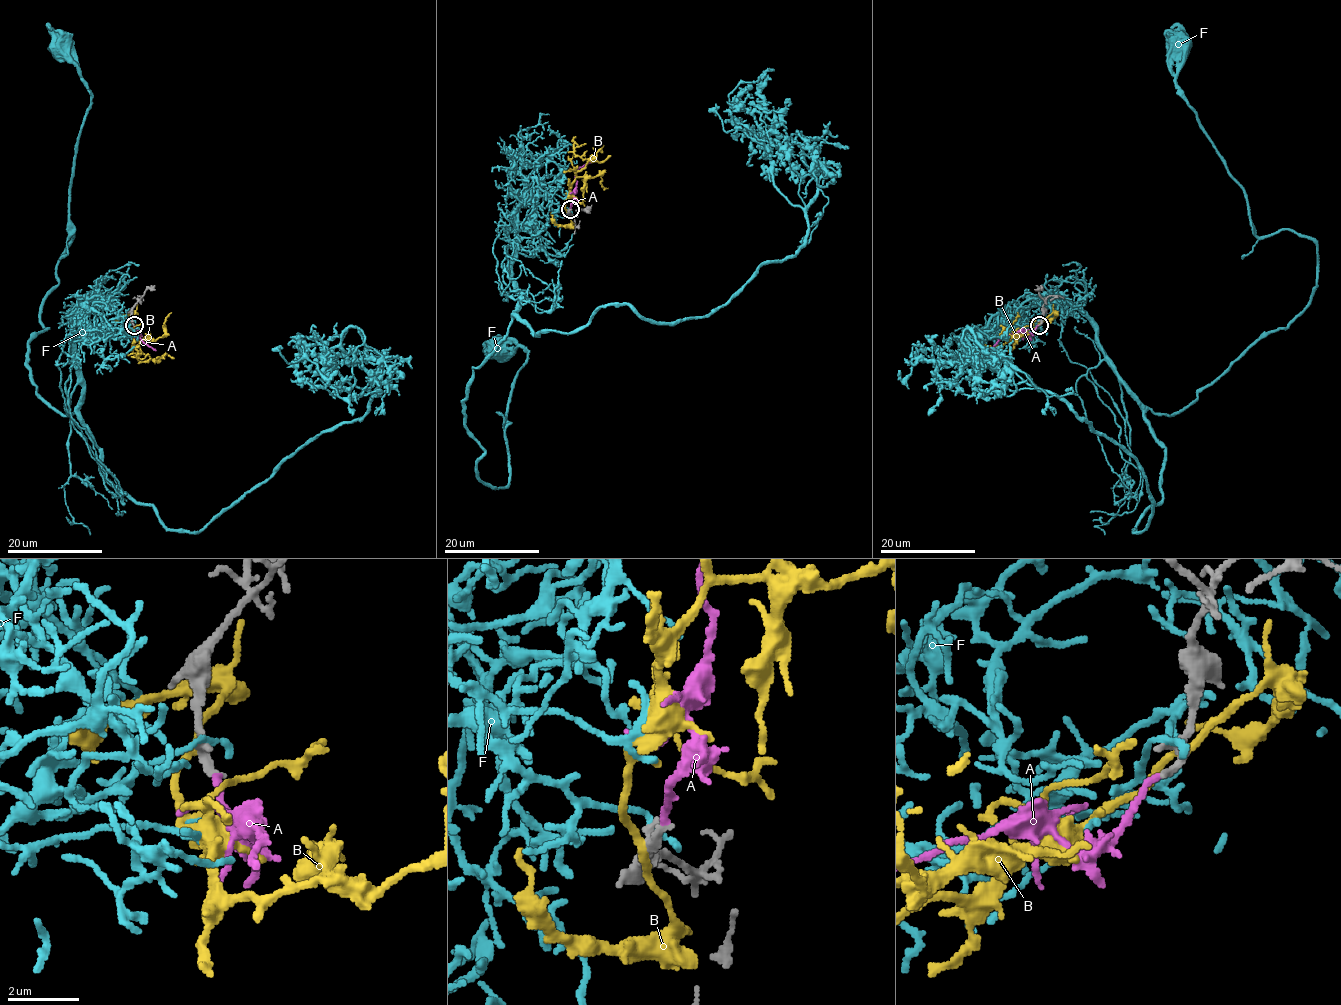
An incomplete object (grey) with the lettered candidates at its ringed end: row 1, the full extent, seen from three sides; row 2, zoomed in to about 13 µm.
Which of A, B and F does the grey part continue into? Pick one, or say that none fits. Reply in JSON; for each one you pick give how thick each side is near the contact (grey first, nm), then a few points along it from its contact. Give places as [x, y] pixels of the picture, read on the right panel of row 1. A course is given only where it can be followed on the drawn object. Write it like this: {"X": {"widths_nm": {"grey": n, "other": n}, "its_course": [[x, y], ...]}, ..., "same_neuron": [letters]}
{"A": {"widths_nm": {"grey": 220, "other": 180}, "its_course": [[1039, 325], [1028, 334], [1017, 332], [1002, 338], [991, 351]]}, "same_neuron": ["A"]}

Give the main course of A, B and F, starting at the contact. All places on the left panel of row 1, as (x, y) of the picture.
A: (133, 325), (139, 338), (156, 351)
B: (131, 321), (129, 329), (132, 336), (151, 359), (140, 361), (137, 358), (138, 345)
F: (132, 321), (95, 334), (79, 304), (82, 402), (36, 392), (91, 105), (60, 44)

